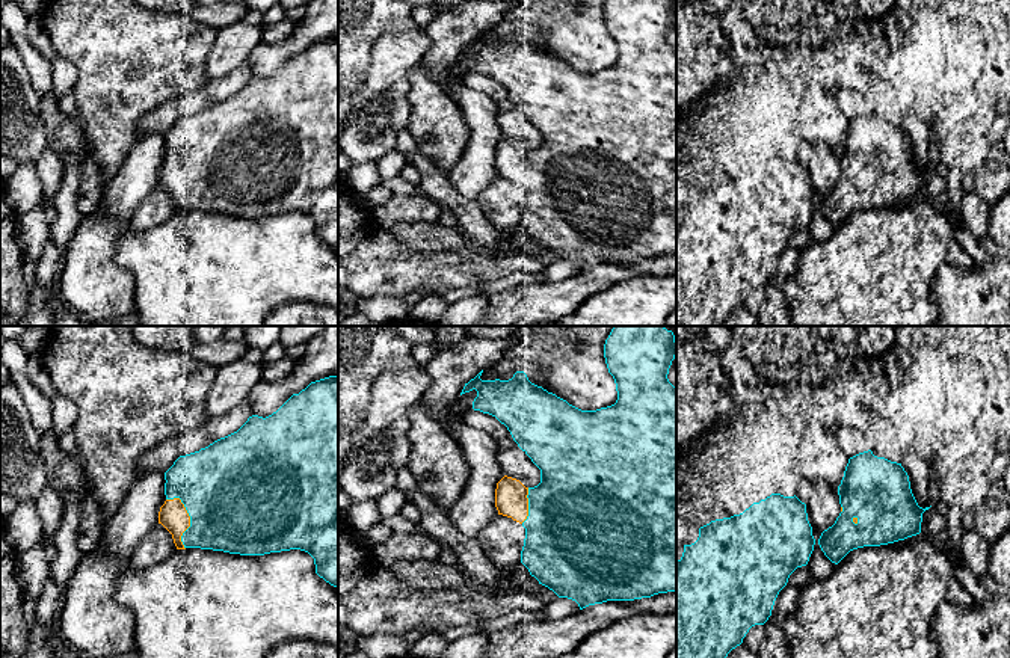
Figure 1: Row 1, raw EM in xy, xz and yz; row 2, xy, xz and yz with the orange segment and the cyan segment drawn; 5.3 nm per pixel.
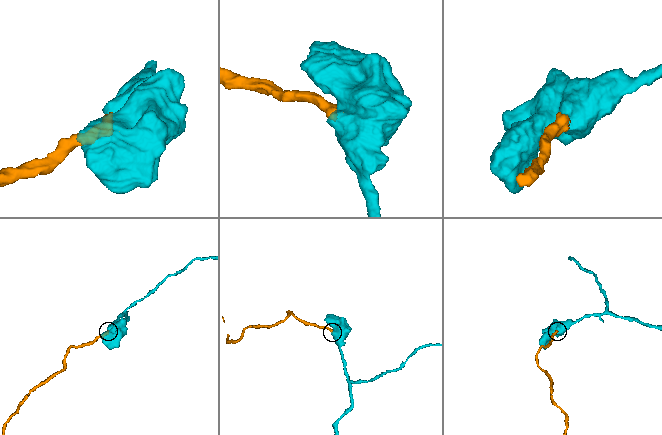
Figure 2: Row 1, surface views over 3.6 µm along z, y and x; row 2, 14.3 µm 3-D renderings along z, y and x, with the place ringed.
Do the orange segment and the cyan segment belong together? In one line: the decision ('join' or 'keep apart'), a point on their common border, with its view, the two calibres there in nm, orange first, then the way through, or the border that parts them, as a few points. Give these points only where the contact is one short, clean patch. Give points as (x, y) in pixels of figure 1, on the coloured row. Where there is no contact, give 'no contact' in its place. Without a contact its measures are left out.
join; meets orange in xy at (189, 518); 150 nm thick on the orange side, 500 nm on the other

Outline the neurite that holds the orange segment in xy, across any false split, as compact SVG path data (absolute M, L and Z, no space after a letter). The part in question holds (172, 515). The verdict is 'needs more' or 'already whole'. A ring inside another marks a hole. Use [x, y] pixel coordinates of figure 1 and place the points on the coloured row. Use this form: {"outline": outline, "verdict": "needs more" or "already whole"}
{"outline": "M338 376L311 382L272 415L252 415L237 432L180 456L165 472L165 480L166 501L159 524L172 534L177 549L240 555L300 549L314 558L316 573L338 589Z", "verdict": "needs more"}

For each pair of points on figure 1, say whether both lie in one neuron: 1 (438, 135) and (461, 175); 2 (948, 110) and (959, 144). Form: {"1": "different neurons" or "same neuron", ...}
{"1": "different neurons", "2": "different neurons"}

